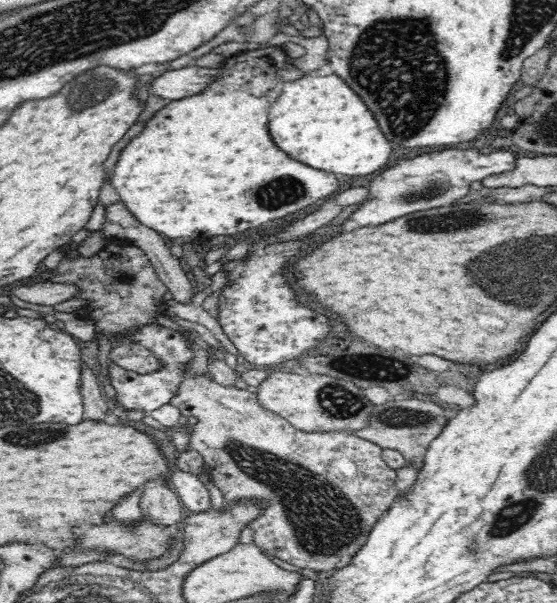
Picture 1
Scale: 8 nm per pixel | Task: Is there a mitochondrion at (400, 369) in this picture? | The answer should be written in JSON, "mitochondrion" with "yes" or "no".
{"mitochondrion":"yes"}

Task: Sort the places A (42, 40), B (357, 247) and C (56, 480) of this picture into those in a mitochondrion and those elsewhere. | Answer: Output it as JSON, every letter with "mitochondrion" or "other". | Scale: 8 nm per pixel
{"A":"mitochondrion","B":"other","C":"other"}

